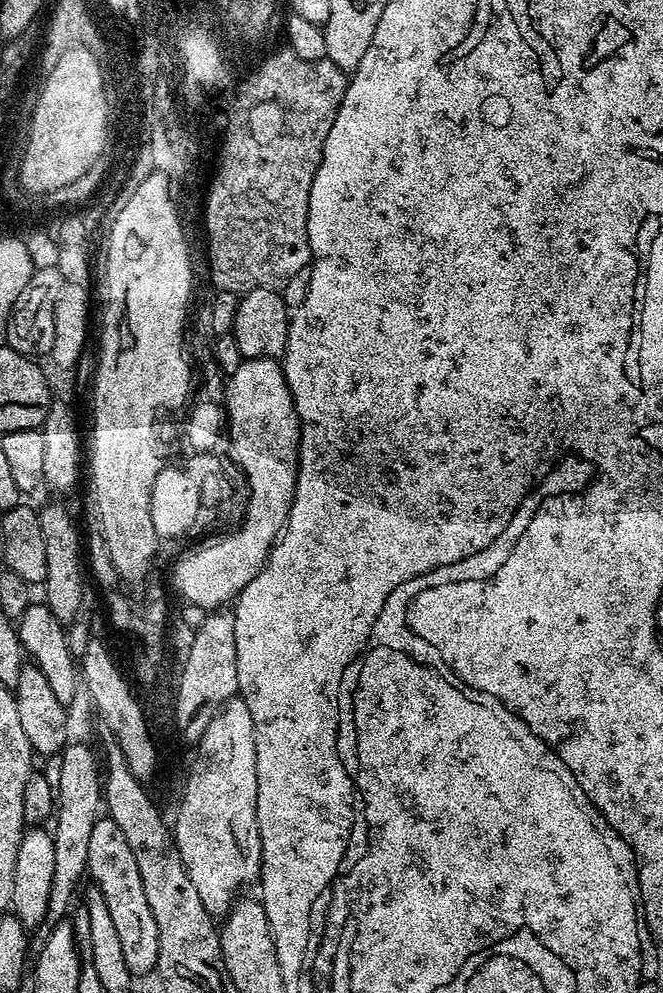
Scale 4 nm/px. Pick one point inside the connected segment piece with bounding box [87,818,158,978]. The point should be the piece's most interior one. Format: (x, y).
(111, 863)

